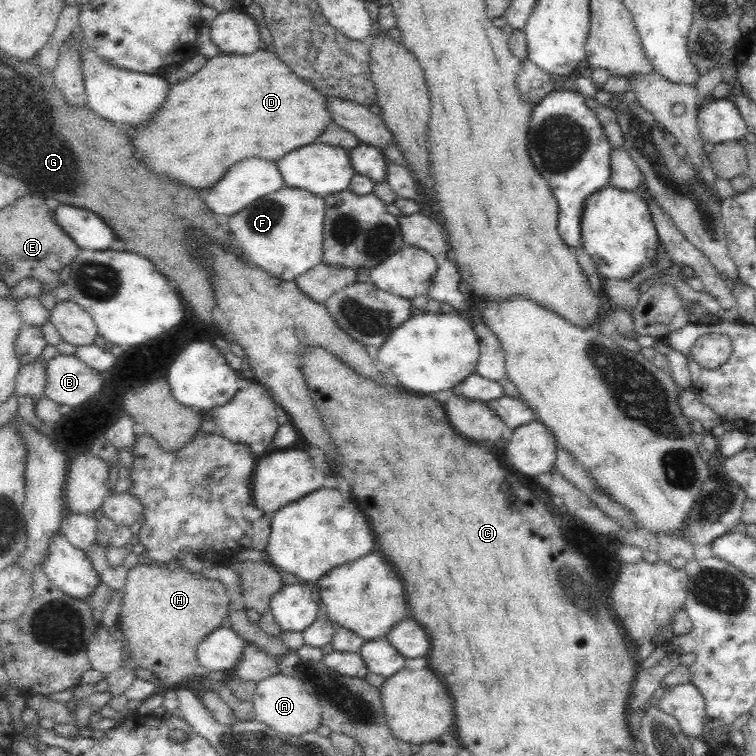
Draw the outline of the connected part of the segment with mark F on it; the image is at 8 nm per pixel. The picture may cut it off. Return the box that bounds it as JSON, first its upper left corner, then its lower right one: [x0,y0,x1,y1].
[229,186,326,282]

